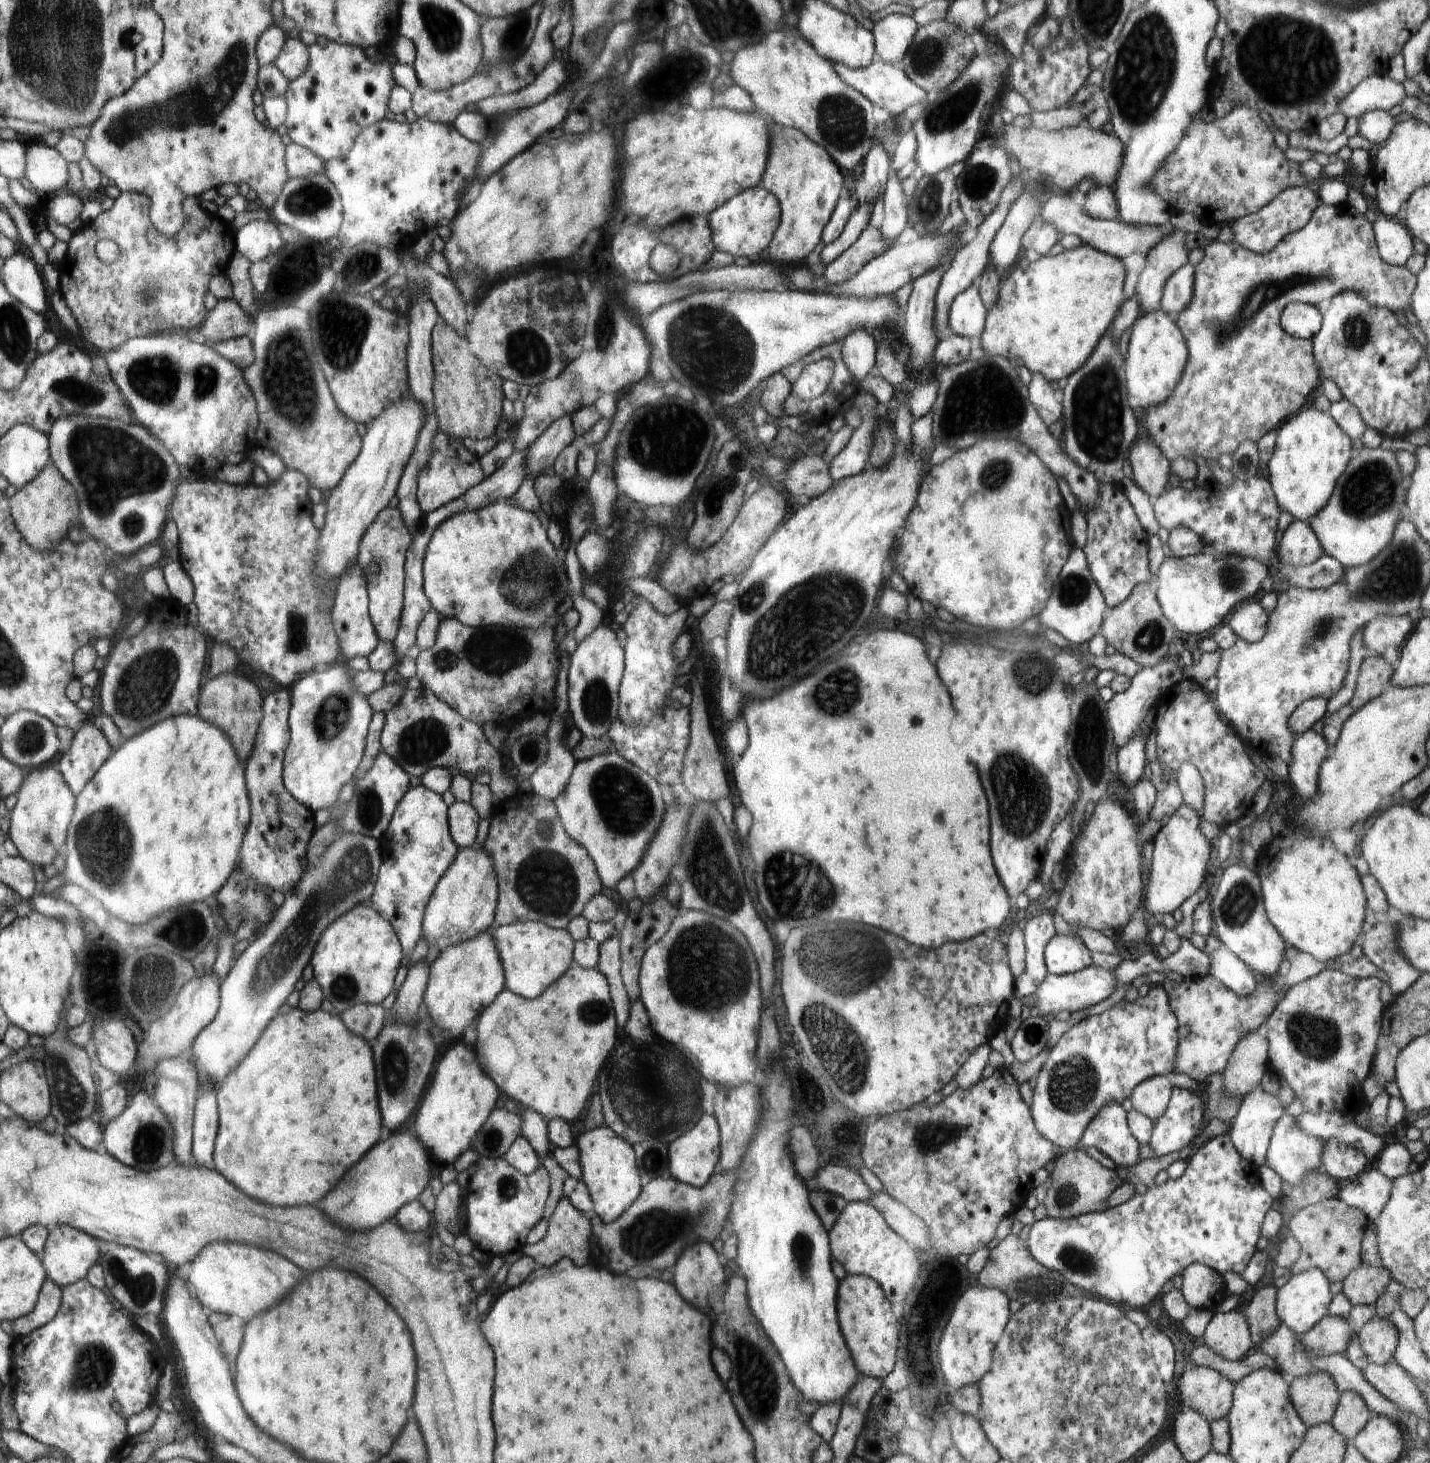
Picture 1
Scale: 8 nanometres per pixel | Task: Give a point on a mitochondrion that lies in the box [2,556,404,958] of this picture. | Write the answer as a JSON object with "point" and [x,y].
{"point":[104,839]}

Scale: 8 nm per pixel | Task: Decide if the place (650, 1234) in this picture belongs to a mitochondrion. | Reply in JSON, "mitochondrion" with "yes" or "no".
{"mitochondrion":"yes"}

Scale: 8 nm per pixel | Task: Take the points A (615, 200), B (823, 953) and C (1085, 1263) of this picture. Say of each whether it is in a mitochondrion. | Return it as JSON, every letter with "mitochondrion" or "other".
{"A":"other","B":"mitochondrion","C":"mitochondrion"}

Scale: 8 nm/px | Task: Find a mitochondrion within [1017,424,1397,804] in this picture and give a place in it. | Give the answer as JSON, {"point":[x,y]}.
{"point":[1089,734]}

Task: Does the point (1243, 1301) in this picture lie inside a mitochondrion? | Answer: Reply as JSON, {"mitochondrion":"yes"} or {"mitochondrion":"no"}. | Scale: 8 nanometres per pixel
{"mitochondrion":"no"}

